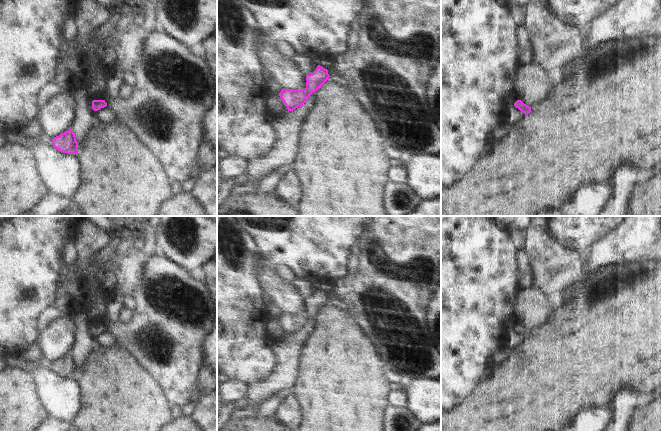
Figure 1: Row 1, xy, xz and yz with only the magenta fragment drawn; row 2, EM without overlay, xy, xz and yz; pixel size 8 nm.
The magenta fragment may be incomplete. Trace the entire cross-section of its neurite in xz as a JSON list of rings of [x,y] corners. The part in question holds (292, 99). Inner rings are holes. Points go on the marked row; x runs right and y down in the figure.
[[[318,65],[312,74],[306,75],[307,82],[305,89],[282,89],[279,96],[288,111],[293,111],[301,107],[307,101],[308,97],[317,91],[327,80],[329,80],[328,70]]]

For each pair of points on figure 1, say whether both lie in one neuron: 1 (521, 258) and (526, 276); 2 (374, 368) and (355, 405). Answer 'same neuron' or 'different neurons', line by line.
1: same neuron
2: same neuron

